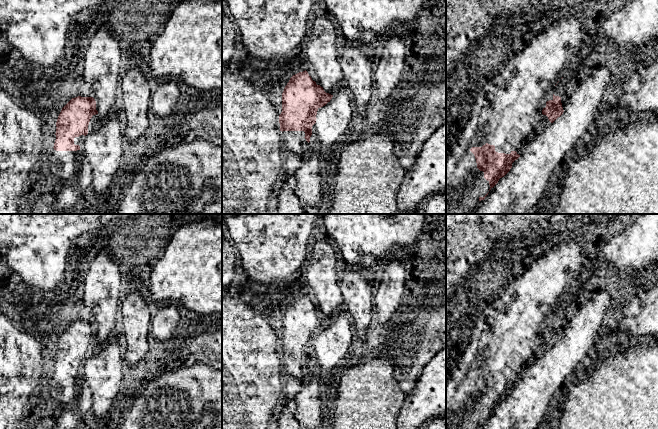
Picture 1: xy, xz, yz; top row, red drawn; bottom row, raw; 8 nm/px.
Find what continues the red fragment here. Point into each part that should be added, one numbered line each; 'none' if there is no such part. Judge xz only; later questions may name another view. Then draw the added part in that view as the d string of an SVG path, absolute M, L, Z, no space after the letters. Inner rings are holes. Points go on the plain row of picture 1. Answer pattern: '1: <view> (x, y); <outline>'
1: xz (301, 358); M283 355L282 358L285 359L285 360L298 359L300 364L305 361L304 355Z

